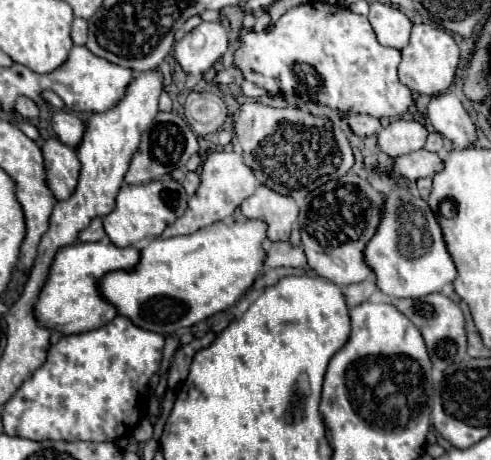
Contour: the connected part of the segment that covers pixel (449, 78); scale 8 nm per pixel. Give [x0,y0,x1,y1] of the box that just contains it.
[399,24,459,96]

